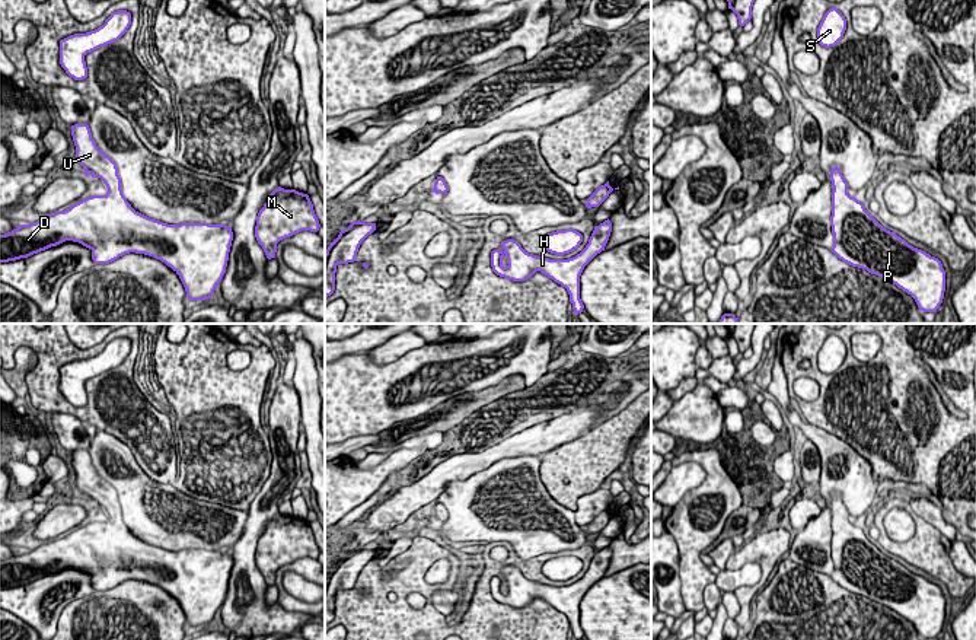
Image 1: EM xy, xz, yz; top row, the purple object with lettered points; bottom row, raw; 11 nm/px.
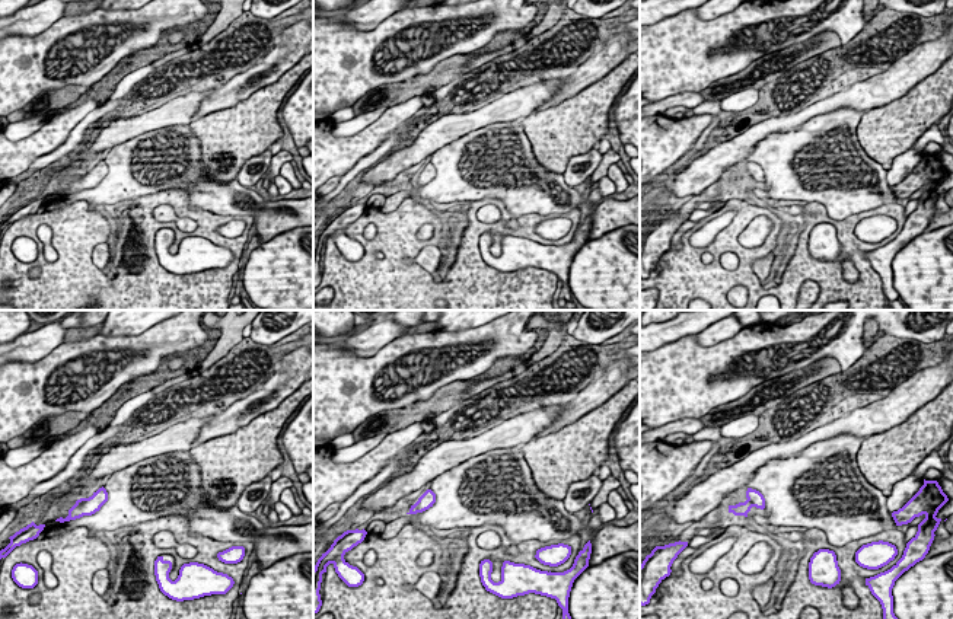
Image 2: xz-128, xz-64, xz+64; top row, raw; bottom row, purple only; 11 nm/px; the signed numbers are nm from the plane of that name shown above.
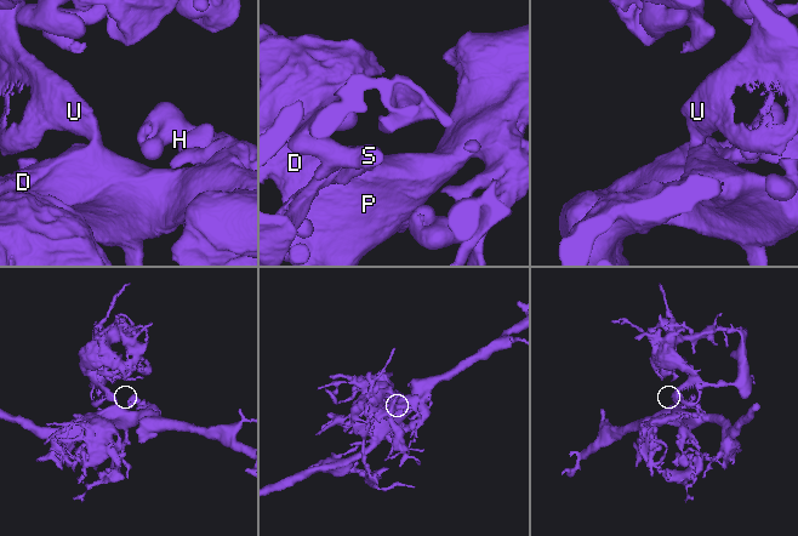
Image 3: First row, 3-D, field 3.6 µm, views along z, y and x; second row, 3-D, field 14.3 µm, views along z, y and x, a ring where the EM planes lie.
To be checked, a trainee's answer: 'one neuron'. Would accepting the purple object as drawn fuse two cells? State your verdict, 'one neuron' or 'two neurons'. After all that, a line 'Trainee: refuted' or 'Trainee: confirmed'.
one neuron
Trainee: confirmed

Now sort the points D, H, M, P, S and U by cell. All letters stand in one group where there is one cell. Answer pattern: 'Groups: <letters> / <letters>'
Groups: D H M P S U

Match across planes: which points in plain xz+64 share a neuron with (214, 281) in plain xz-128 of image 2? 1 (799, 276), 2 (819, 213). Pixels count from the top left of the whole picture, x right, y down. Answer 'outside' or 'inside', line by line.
1: inside
2: inside

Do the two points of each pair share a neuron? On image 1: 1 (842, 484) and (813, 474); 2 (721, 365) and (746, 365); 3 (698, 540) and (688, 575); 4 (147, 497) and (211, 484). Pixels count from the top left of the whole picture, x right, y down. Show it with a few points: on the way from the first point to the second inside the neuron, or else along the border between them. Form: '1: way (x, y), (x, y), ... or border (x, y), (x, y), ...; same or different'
1: border (813, 443), (820, 462), (819, 483); different
2: border (736, 366), (732, 378); different
3: way (689, 548), (689, 566); same
4: border (184, 493), (197, 499), (217, 502); different

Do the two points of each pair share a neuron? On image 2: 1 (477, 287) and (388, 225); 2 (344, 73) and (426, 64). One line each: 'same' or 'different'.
1: same
2: same

